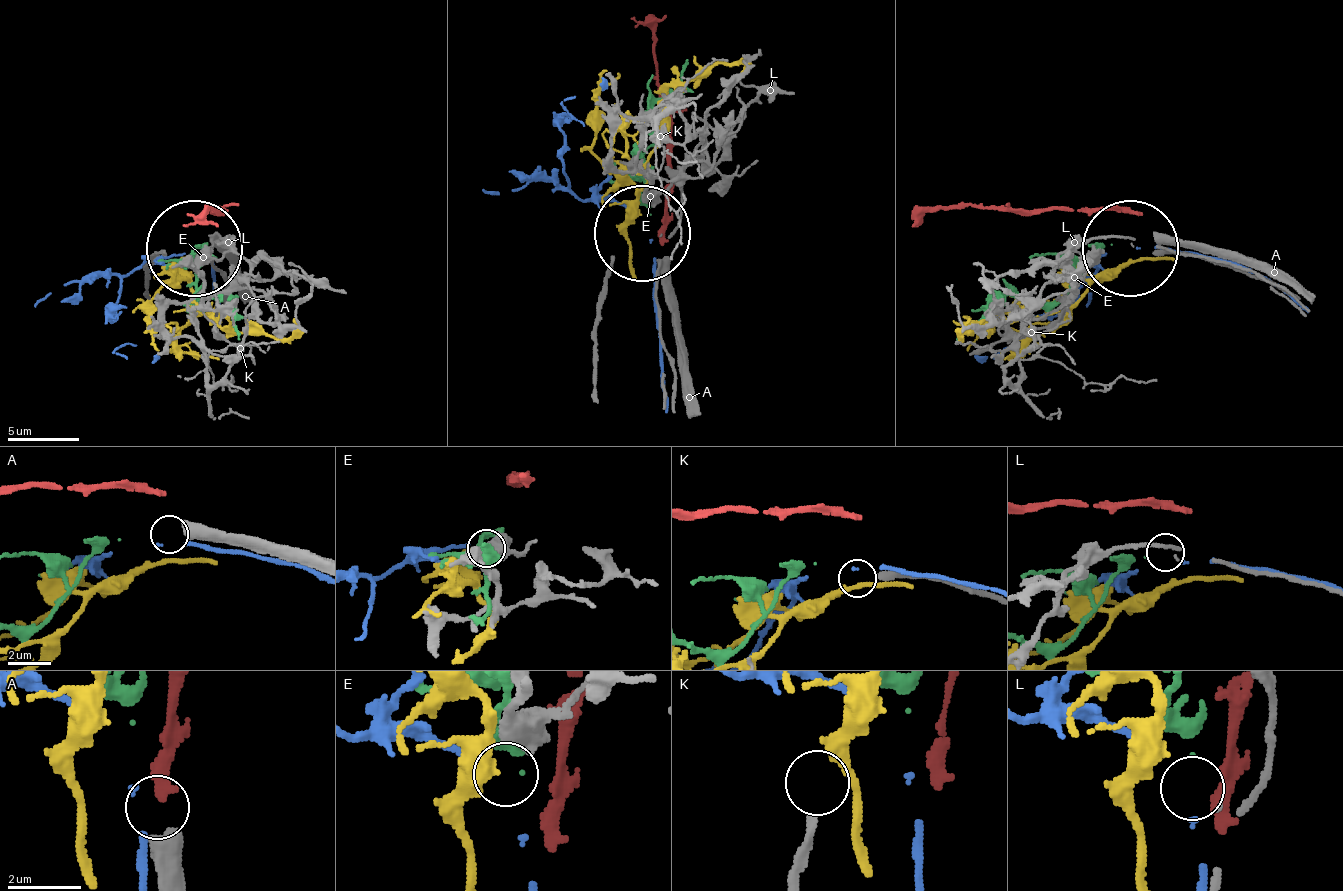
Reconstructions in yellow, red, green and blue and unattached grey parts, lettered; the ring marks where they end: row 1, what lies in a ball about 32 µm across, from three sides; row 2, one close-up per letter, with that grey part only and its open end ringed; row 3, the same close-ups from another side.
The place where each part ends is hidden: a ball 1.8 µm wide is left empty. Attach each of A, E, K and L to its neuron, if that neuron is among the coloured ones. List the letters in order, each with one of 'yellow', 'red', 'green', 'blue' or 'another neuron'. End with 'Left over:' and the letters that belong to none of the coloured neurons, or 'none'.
A: another neuron
E: blue
K: another neuron
L: green
Left over: A, K

